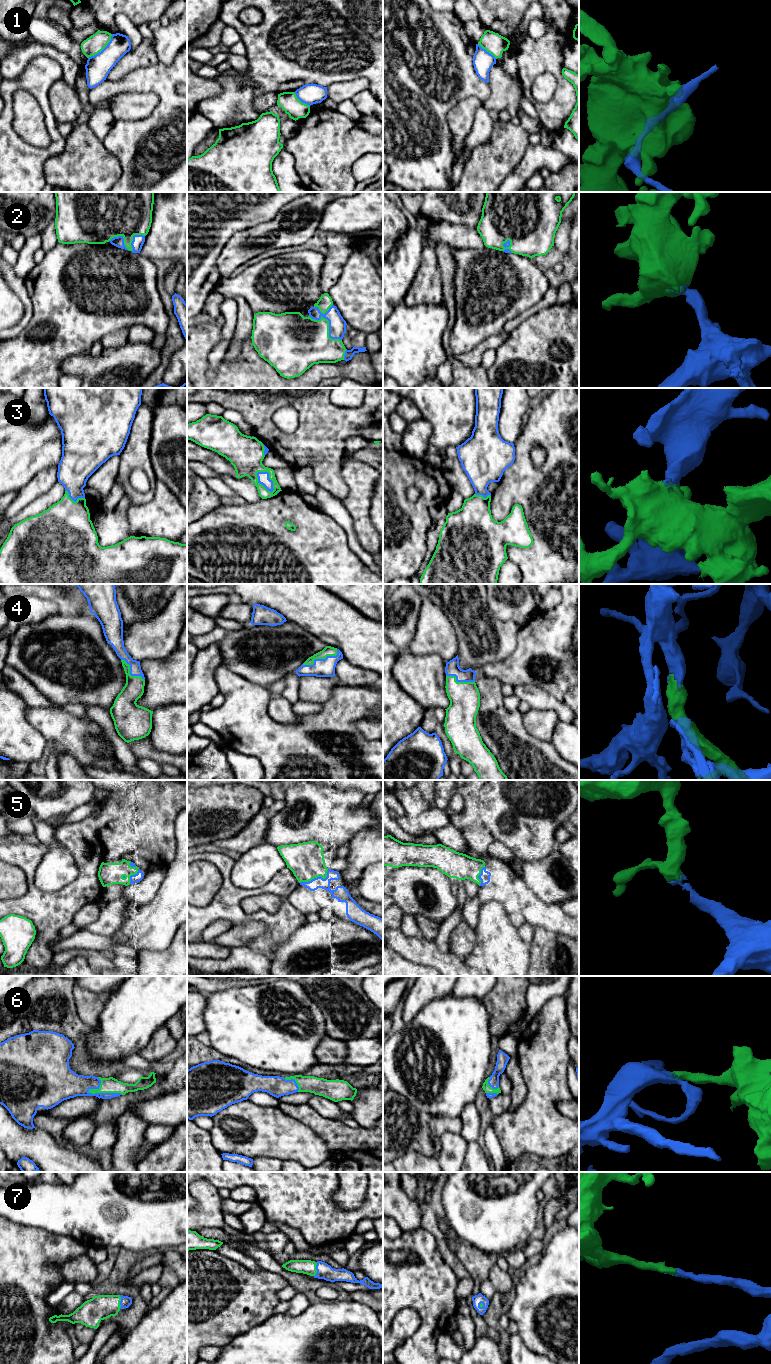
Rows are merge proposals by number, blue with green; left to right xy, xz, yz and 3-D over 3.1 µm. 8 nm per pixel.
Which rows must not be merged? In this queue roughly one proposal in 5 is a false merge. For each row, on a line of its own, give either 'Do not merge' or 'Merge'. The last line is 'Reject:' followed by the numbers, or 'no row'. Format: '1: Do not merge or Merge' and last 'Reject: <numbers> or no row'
1: Do not merge
2: Merge
3: Merge
4: Merge
5: Merge
6: Merge
7: Merge
Reject: 1

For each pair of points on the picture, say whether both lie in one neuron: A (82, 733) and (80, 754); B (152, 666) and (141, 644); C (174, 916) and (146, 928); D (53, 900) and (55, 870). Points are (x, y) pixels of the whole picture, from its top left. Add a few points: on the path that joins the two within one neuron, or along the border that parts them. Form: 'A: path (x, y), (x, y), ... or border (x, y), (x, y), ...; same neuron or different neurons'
A: path (80, 738), (80, 749); same neuron
B: border (171, 653), (163, 658), (145, 658), (140, 662); different neurons
C: path (167, 916), (162, 916), (153, 925); same neuron
D: border (74, 880), (54, 891), (42, 891), (34, 883); different neurons

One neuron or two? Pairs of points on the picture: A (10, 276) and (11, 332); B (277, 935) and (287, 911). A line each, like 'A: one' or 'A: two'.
A: one
B: one

